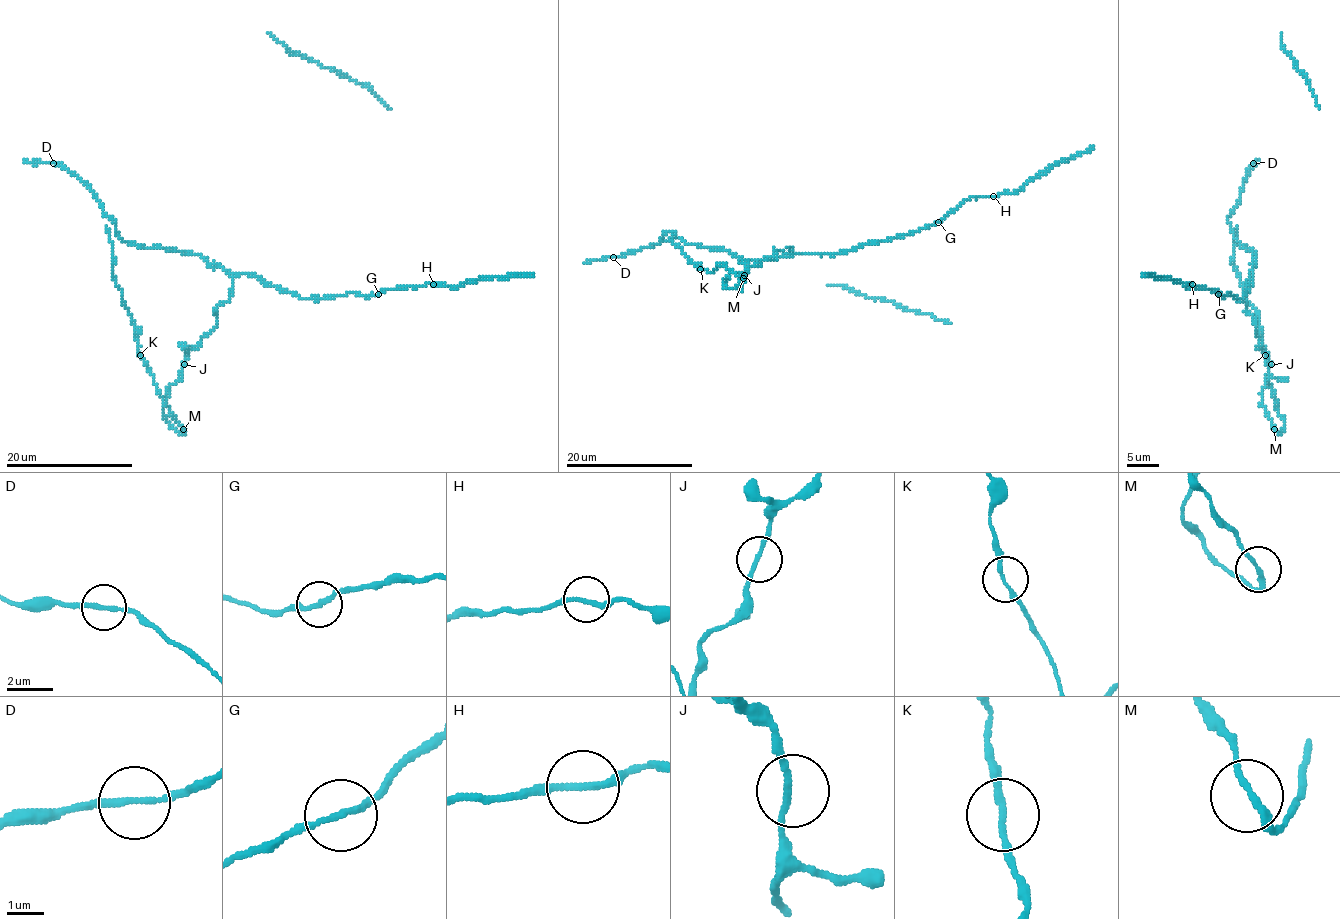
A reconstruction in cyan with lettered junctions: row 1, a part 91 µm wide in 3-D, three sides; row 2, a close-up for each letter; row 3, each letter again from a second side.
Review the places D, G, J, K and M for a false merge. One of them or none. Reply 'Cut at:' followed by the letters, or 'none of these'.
Cut at: none of these

